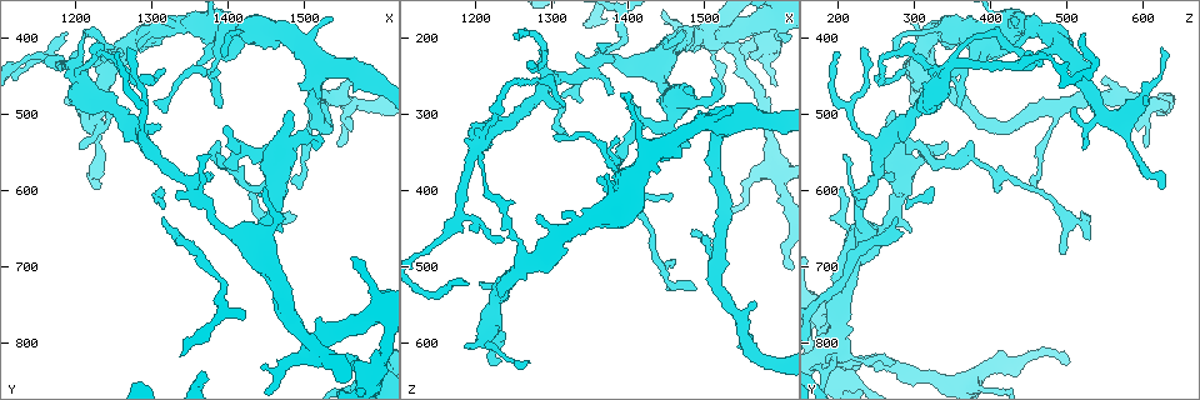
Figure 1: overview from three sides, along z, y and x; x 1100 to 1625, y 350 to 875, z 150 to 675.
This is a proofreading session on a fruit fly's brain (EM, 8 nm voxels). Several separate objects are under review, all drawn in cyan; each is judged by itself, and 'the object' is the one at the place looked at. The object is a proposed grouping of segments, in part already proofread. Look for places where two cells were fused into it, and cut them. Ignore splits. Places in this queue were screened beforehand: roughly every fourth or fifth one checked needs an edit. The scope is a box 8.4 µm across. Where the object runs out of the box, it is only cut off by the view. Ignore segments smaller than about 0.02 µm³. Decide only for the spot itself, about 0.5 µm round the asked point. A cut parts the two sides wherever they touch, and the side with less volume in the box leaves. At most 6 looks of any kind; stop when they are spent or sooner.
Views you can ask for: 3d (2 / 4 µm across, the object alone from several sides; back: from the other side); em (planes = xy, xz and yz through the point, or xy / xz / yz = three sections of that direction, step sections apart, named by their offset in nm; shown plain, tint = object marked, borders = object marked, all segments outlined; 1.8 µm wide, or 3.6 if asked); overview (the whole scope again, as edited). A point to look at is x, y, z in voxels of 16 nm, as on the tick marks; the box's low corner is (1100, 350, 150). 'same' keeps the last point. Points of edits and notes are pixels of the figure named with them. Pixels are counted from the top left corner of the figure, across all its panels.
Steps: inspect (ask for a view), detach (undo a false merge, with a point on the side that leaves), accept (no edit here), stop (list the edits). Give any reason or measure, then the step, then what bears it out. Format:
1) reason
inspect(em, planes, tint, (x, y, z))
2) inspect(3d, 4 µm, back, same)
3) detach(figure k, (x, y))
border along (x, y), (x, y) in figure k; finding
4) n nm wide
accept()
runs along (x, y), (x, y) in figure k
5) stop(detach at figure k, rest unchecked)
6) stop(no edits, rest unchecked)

thick turns thin
inspect(em, planes, tint, (1515, 815, 195))

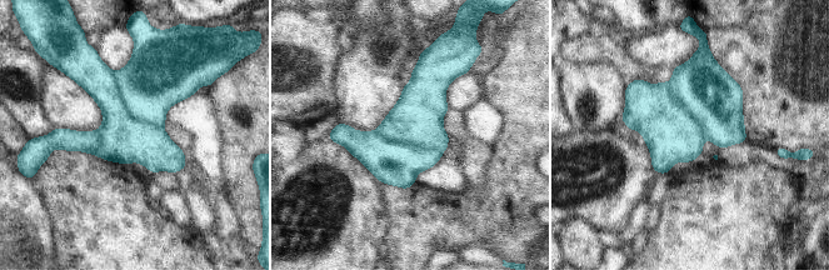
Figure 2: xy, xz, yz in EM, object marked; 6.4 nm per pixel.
detach(figure 2, (123, 139))
the part that leaves runs along (91, 68), (114, 111), (180, 166) in figure 2; two cells meet here

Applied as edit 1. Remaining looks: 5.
inspect(overview)

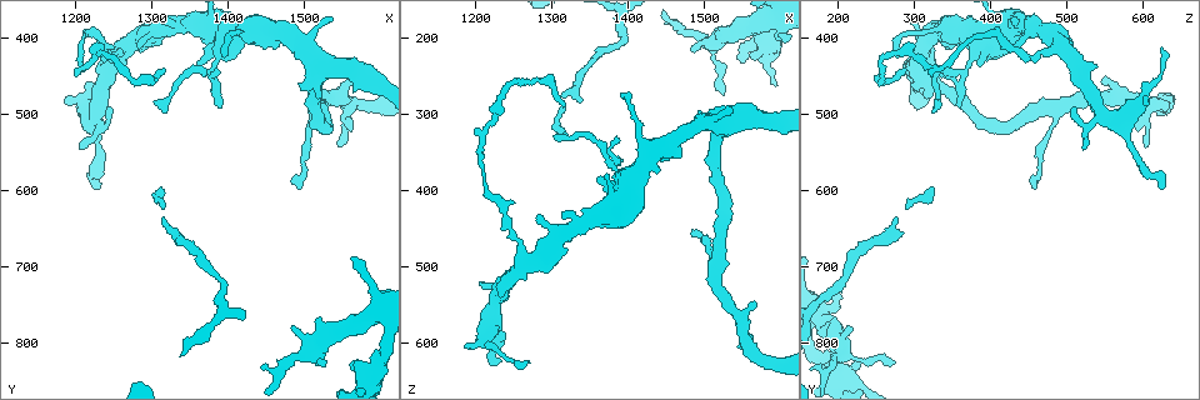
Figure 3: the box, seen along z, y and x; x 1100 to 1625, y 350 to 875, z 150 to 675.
a fork
inspect(em, planes, plain, (1430, 390, 350))

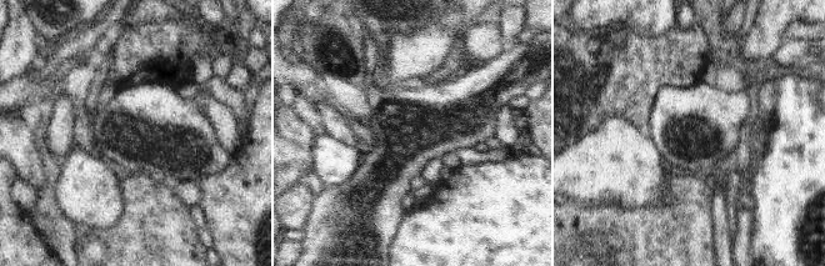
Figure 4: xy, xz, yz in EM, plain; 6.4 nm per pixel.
inspect(em, planes, tint, same)

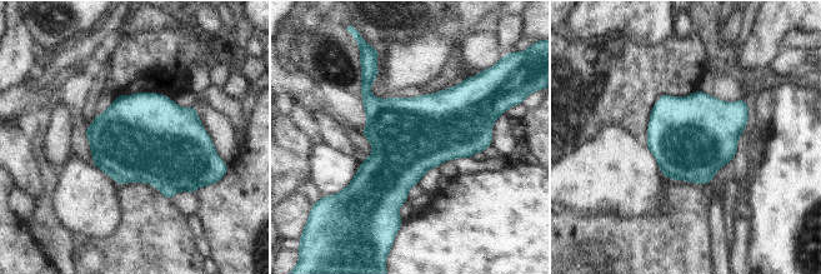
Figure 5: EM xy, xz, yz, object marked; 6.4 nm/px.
accept()
one cell here

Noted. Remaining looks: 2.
stop(detach at figure 2, rest unchecked)

